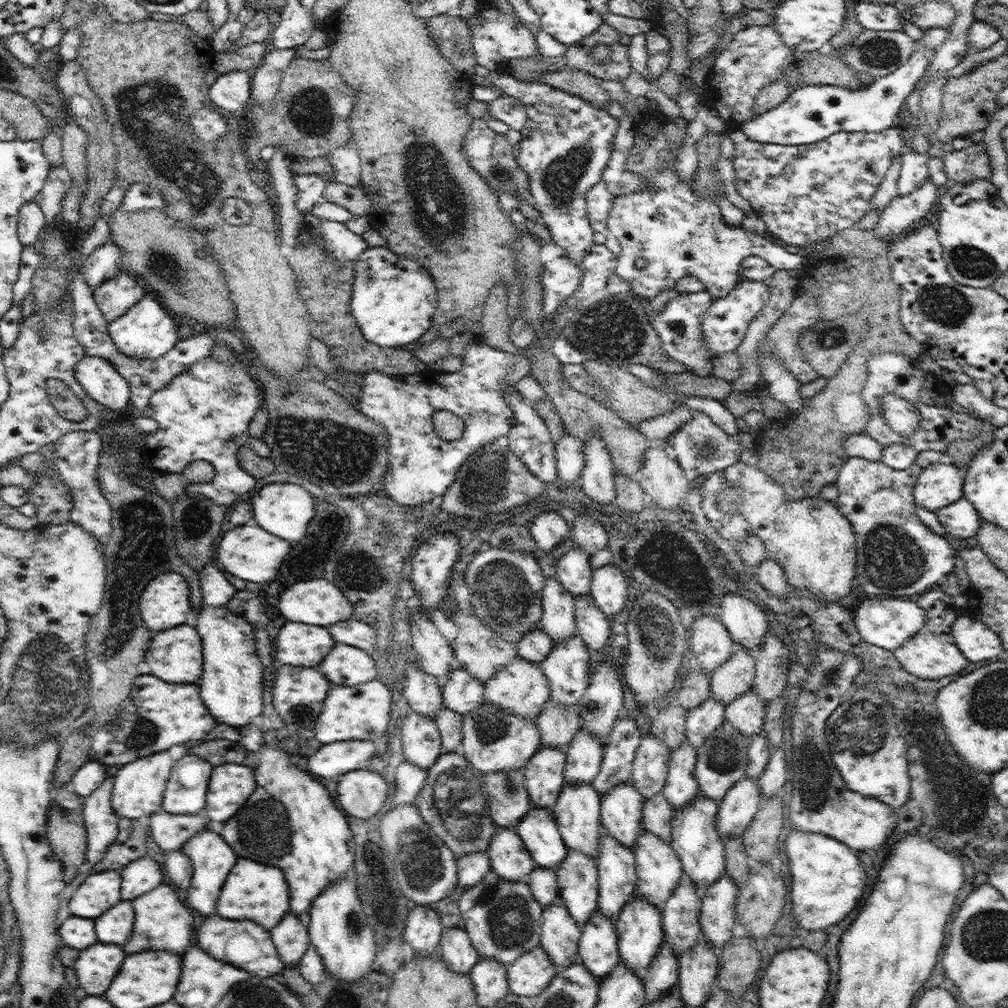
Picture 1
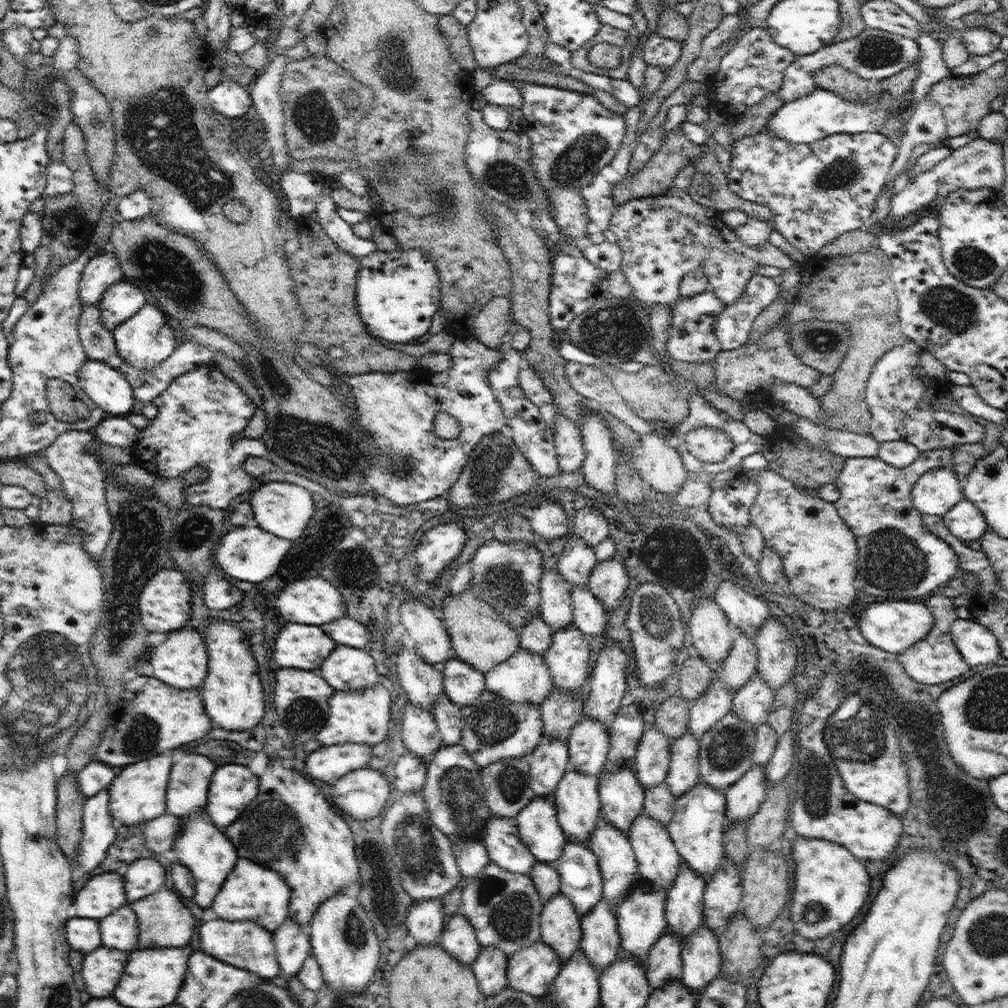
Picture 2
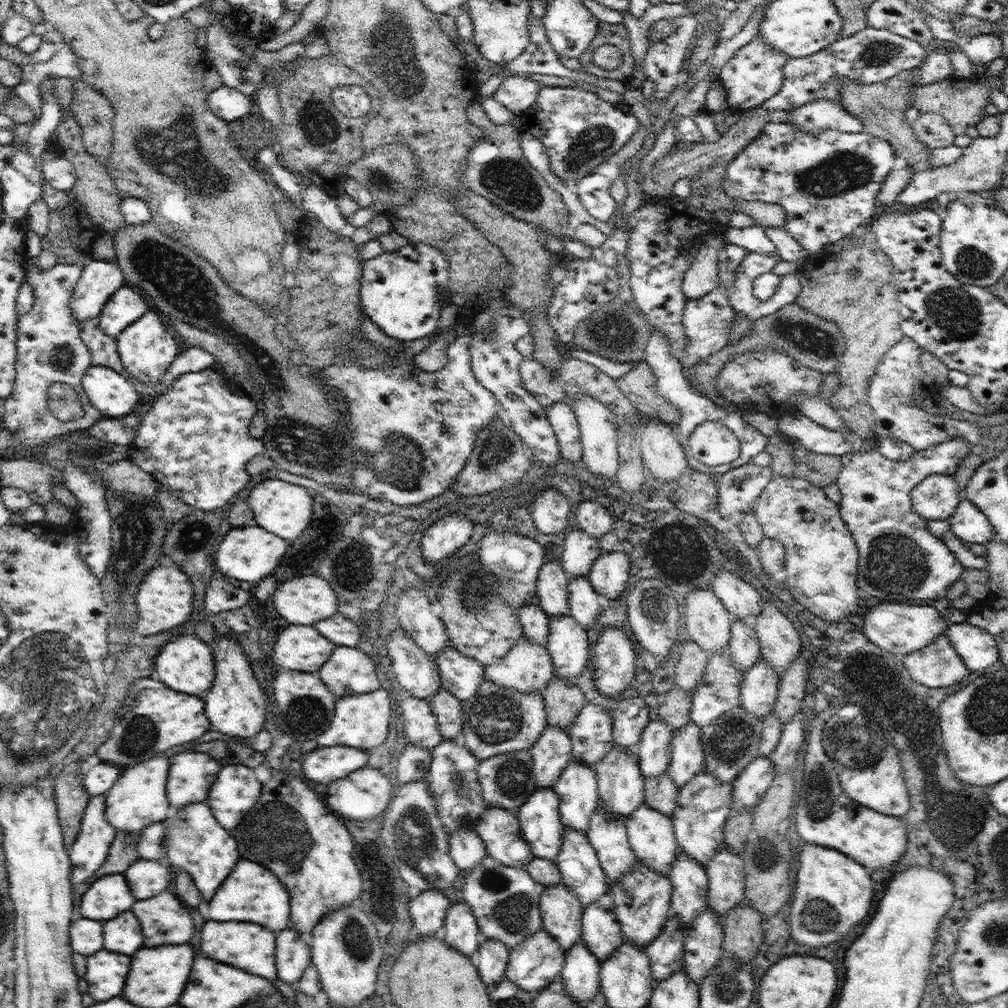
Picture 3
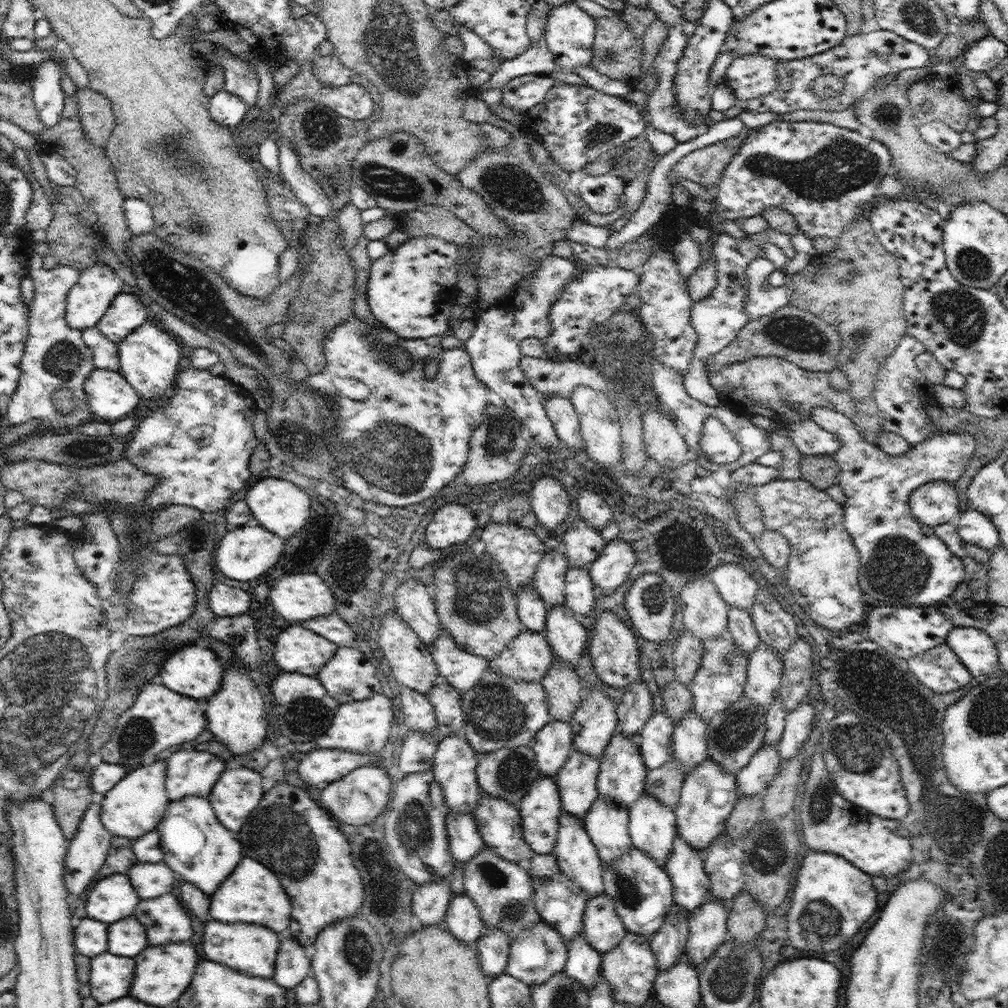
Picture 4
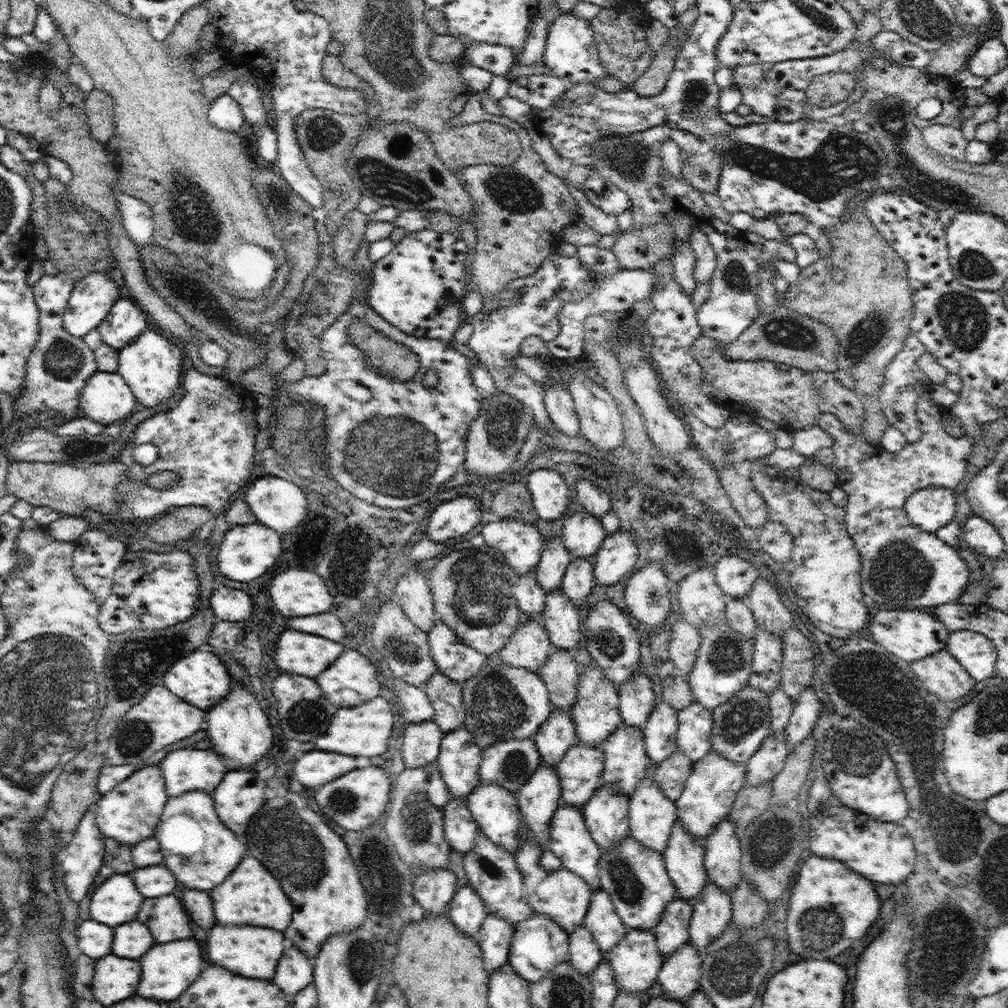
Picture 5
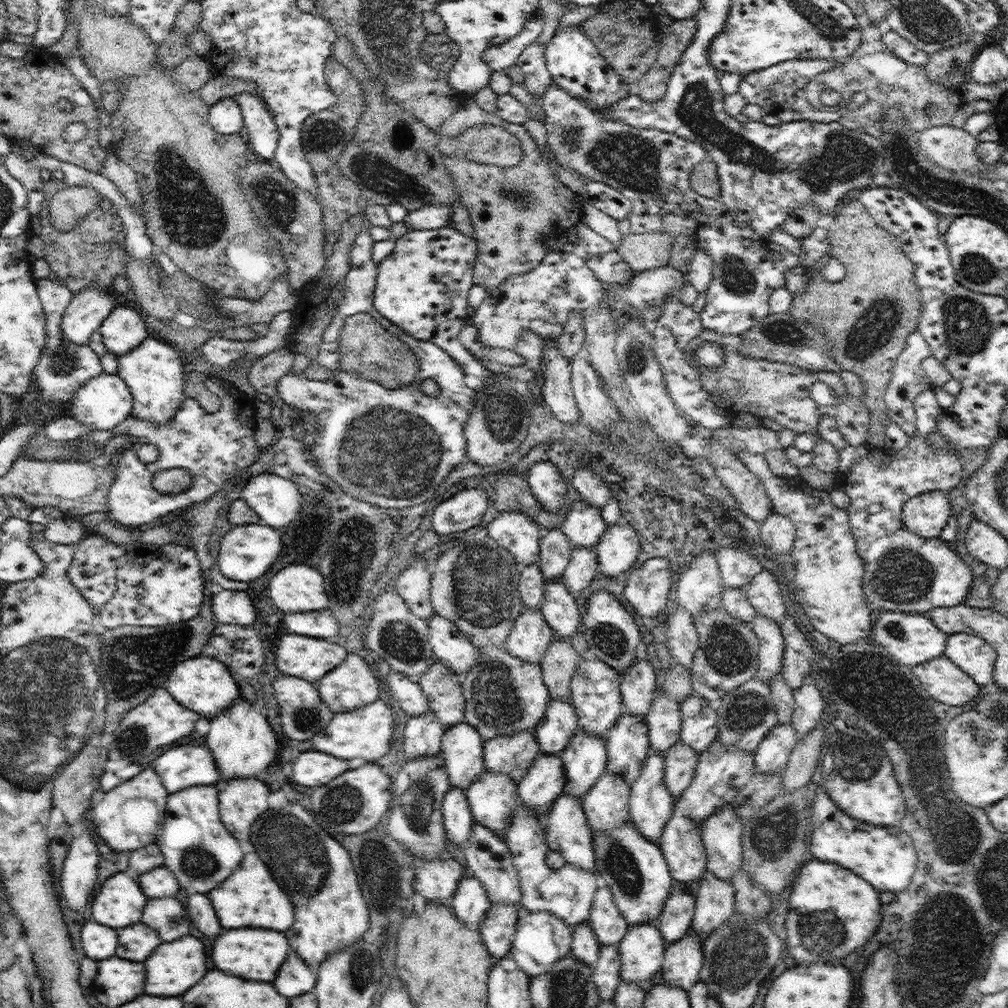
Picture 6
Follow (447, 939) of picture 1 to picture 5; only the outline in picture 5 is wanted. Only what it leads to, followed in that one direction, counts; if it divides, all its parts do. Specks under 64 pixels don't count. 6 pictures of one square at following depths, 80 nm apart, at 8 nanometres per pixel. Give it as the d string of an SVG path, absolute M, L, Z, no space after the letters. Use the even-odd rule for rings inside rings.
M467 884L458 887L446 908L446 914L462 934L475 936L490 912L477 890Z

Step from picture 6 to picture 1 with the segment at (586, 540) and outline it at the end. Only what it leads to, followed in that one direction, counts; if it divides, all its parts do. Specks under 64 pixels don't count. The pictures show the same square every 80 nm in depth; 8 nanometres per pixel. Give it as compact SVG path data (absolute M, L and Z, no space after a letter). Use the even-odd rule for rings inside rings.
M580 547L571 548L556 564L555 579L575 600L590 594L593 568L591 557Z

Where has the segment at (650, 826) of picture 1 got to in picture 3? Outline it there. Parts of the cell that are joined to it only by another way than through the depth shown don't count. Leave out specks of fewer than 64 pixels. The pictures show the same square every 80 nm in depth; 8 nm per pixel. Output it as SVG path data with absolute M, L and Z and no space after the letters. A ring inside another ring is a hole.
M666 769L657 777L645 778L645 803L650 808L671 816L678 804L679 789Z

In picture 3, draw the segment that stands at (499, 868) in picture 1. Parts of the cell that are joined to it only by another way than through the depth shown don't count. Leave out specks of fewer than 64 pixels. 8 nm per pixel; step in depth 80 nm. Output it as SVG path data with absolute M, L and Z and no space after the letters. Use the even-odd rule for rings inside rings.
M487 805L474 829L483 840L487 854L506 866L525 868L535 857L522 836L515 811Z

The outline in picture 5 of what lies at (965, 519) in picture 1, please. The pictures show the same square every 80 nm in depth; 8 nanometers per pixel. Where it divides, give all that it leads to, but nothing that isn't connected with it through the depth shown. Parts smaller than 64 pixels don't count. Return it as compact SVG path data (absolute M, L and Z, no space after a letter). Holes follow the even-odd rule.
M972 514L964 521L961 536L973 550L993 561L1006 555L1004 539L996 527L980 516Z

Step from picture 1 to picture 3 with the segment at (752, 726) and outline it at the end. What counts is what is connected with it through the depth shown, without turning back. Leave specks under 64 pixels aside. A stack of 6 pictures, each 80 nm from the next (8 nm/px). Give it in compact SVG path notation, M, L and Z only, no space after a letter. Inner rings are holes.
M760 656L742 676L740 705L764 720L773 711L779 693L779 681L779 674Z

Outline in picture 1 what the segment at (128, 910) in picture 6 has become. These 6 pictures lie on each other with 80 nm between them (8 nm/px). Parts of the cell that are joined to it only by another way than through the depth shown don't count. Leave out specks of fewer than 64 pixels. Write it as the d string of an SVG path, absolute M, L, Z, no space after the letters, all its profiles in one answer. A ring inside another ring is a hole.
M105 870L87 877L70 898L68 906L72 915L94 919L121 899L121 873Z

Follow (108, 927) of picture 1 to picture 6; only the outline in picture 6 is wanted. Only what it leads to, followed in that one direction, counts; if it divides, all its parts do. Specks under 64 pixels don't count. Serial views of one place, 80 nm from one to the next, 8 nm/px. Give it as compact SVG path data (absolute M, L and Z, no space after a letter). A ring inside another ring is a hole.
M137 922L124 929L116 930L118 934L118 948L116 948L117 958L126 958L126 960L136 960L144 962L158 946L160 938L154 930L150 930L147 924Z

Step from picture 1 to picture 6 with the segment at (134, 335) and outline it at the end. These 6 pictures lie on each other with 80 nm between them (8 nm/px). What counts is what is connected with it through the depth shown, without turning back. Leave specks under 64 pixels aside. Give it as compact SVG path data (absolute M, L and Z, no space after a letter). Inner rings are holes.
M152 332L144 342L118 359L117 375L124 380L133 396L133 416L155 424L166 424L181 409L185 399L185 379L183 353L176 347L156 338Z

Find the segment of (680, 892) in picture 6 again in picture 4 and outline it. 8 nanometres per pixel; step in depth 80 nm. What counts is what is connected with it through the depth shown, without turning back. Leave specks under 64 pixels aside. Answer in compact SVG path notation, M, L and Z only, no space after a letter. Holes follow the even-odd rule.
M676 904L666 913L656 934L650 936L650 946L656 956L658 972L668 972L685 954L689 936L689 910Z

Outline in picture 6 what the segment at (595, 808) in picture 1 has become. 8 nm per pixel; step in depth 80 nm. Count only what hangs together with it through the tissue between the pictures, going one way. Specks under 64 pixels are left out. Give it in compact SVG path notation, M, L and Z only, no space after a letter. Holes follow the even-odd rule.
M579 728L560 753L564 765L564 793L584 796L606 770L606 742Z

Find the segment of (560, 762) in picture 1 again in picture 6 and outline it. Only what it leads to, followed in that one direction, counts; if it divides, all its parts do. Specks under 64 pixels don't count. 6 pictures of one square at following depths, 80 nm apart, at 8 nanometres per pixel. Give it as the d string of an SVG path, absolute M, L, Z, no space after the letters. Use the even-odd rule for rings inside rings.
M551 699L544 718L535 728L536 742L542 752L558 755L578 730L578 717L573 703L570 700Z

